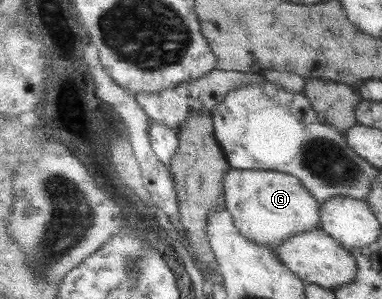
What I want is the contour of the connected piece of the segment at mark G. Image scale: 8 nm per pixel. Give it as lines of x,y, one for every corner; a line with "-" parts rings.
231,167
225,175
224,185
226,208
234,216
237,228
259,244
276,250
285,239
297,233
321,229
321,204
296,176

